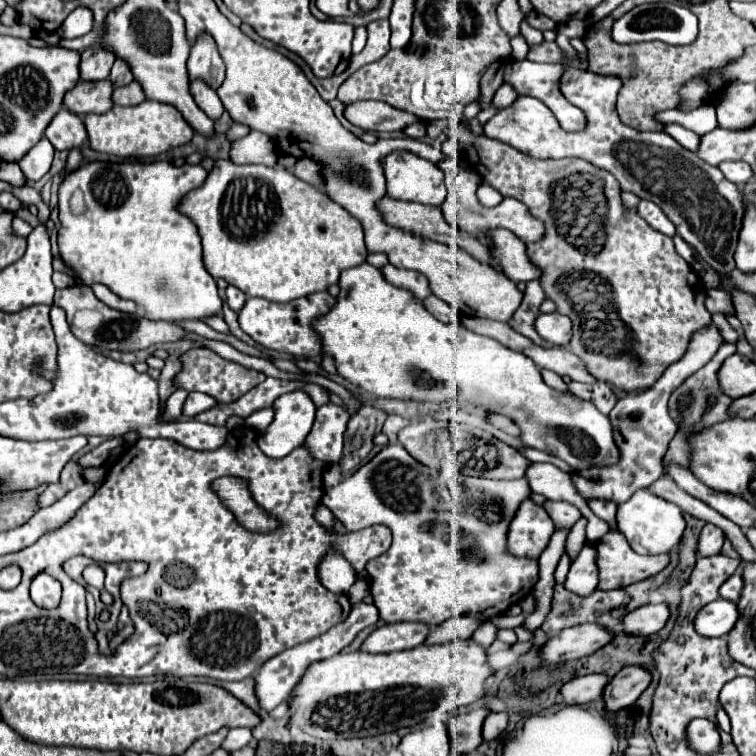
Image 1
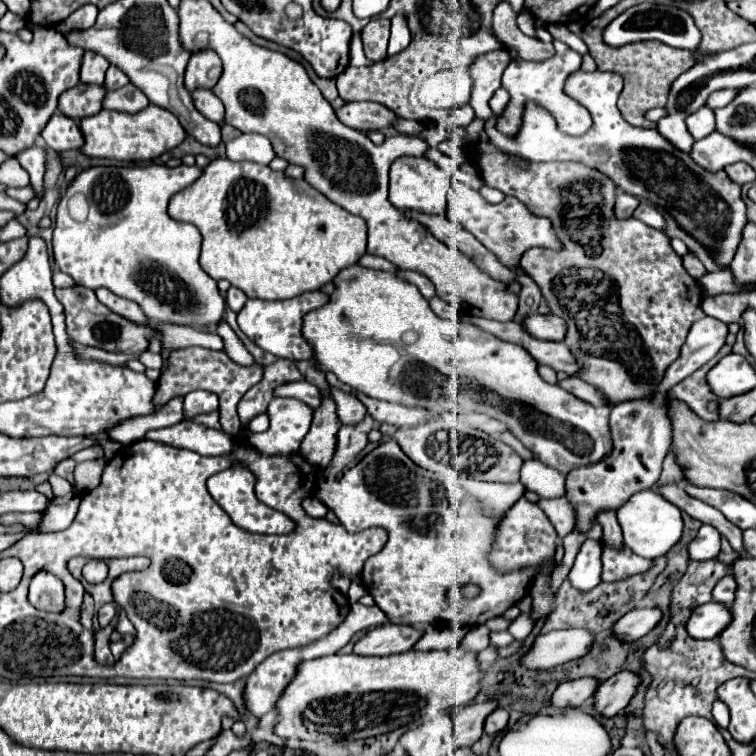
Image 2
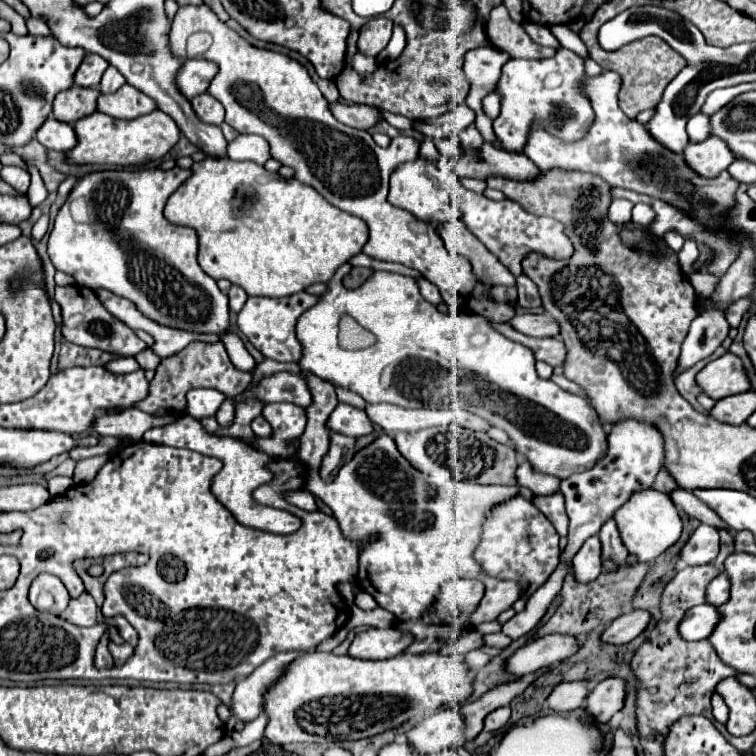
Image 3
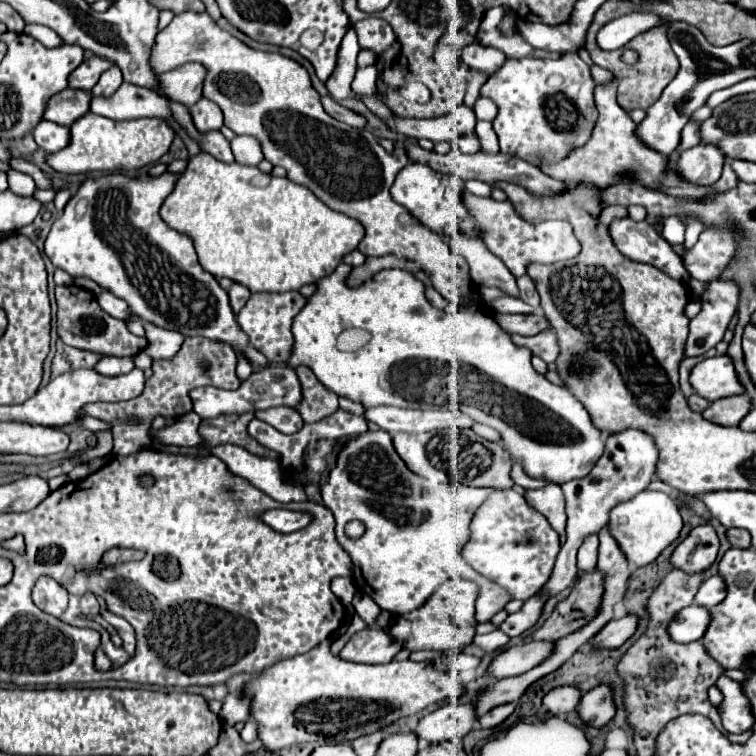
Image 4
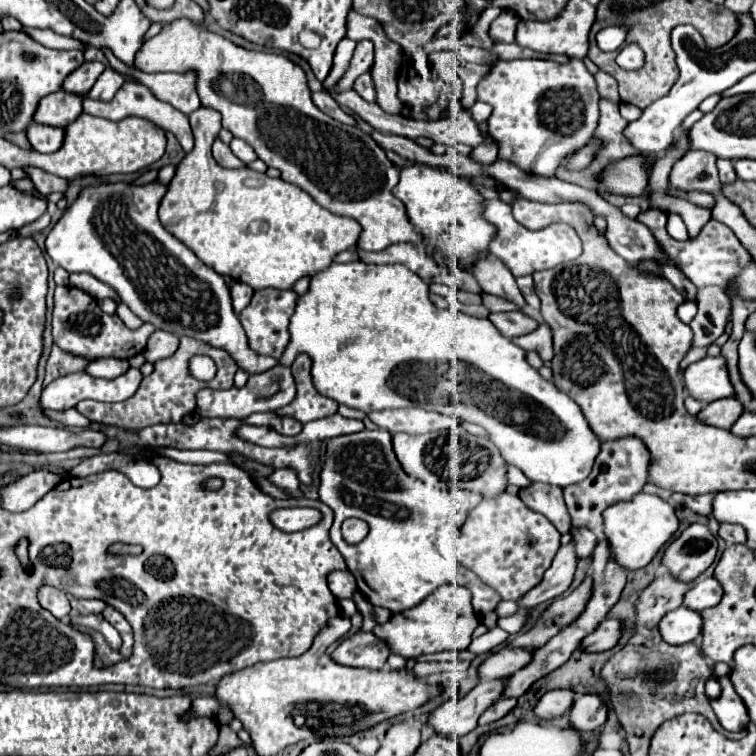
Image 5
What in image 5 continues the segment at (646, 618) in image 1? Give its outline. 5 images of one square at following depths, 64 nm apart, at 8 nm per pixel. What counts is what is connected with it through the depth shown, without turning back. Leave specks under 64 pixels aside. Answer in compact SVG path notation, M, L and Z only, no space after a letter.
M606 618L588 638L584 638L582 646L586 652L604 652L610 650L618 644L620 636L622 636L622 620L614 620L614 618Z

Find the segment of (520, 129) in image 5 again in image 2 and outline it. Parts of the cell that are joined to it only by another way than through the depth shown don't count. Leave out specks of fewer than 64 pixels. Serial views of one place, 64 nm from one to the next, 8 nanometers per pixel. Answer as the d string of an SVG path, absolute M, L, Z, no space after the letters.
M554 40L554 48L556 48L556 54L544 62L528 62L528 60L520 60L520 58L510 60L510 64L502 76L502 86L510 92L512 98L510 98L504 114L498 118L498 130L500 132L504 132L508 136L514 136L518 132L520 122L522 122L524 102L528 102L528 100L534 100L540 106L544 106L556 118L558 128L570 136L580 136L592 126L592 116L588 114L588 110L564 94L564 80L568 78L568 74L572 74L574 70L580 68L582 56L560 40Z

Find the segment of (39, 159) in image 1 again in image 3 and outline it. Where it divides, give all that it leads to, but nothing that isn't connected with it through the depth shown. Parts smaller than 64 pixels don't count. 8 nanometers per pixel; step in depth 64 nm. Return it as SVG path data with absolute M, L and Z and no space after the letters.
M26 162L26 166L28 166L30 178L32 178L30 188L28 188L28 200L30 200L32 206L38 206L40 202L44 202L44 198L46 198L48 192L46 192L46 188L44 188L44 182L42 182L42 176L40 176L38 168L36 168L34 164L28 164L28 162Z

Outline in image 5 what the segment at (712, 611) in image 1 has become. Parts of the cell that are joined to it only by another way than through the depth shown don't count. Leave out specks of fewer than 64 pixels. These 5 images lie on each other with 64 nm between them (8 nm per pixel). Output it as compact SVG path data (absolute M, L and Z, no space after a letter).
M686 606L668 612L660 622L660 634L668 644L694 642L702 632L702 614Z

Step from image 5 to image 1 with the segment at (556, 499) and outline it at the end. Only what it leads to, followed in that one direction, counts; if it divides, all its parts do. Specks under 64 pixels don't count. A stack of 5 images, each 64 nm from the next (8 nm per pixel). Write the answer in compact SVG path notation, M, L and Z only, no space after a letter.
M546 500L544 502L544 510L548 512L548 516L554 520L554 524L558 526L558 528L562 528L562 526L572 526L572 524L576 524L578 520L580 520L580 510L574 506L574 504L570 504L570 502L564 502L564 500L560 500L560 502L552 502L552 500Z

